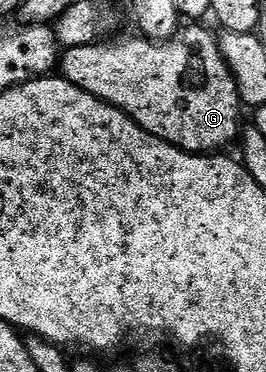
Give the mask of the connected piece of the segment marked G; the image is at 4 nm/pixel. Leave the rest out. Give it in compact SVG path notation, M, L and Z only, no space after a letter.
M195 35L191 39L191 43L199 51L212 51L211 55L211 76L199 84L197 80L191 76L191 51L182 43L182 38L176 37L166 43L155 43L154 40L146 37L138 37L139 39L119 39L116 43L112 41L100 41L98 43L90 43L84 47L69 47L62 52L61 55L61 75L62 78L68 79L73 85L77 85L82 91L88 91L93 97L97 97L102 103L108 103L117 108L118 111L123 111L135 124L141 129L145 129L153 137L163 139L167 143L171 143L174 147L180 147L182 151L194 151L196 153L211 153L216 149L227 149L231 142L238 140L241 135L241 127L239 131L239 107L241 108L241 96L239 89L235 84L234 77L231 76L231 71L227 68L227 63L223 60L223 54L216 49L217 39L211 35Z

